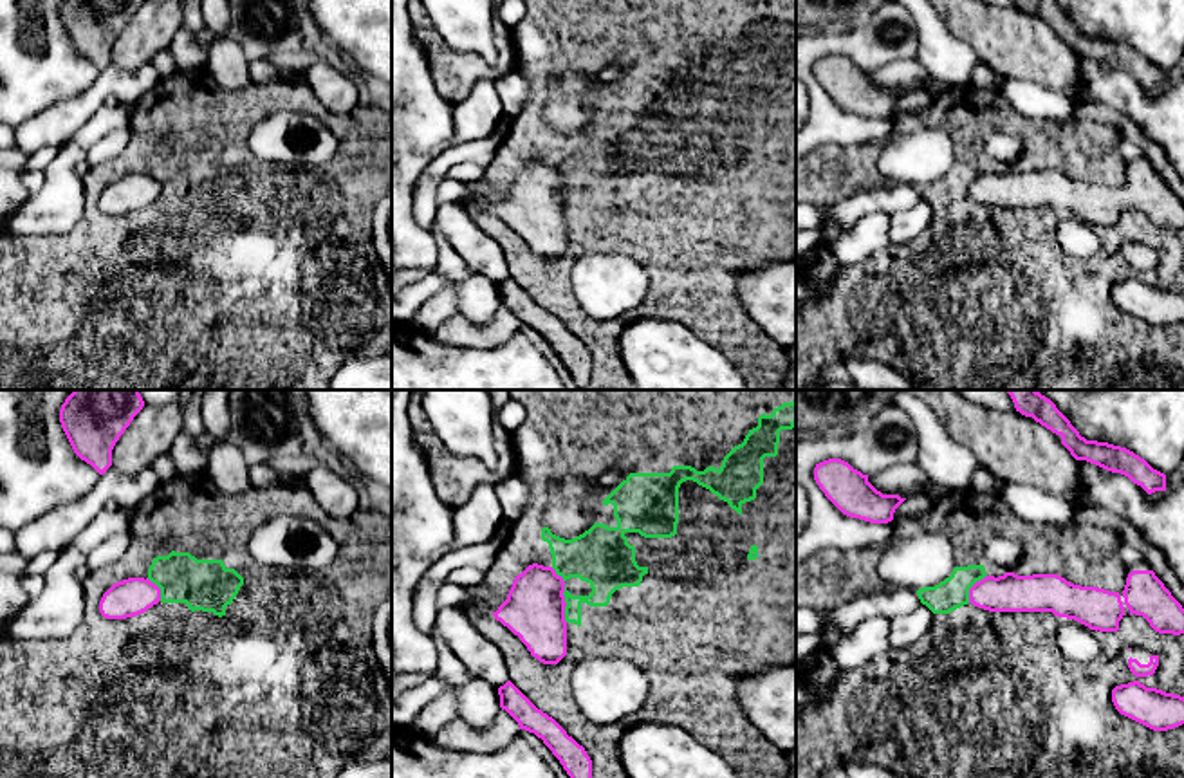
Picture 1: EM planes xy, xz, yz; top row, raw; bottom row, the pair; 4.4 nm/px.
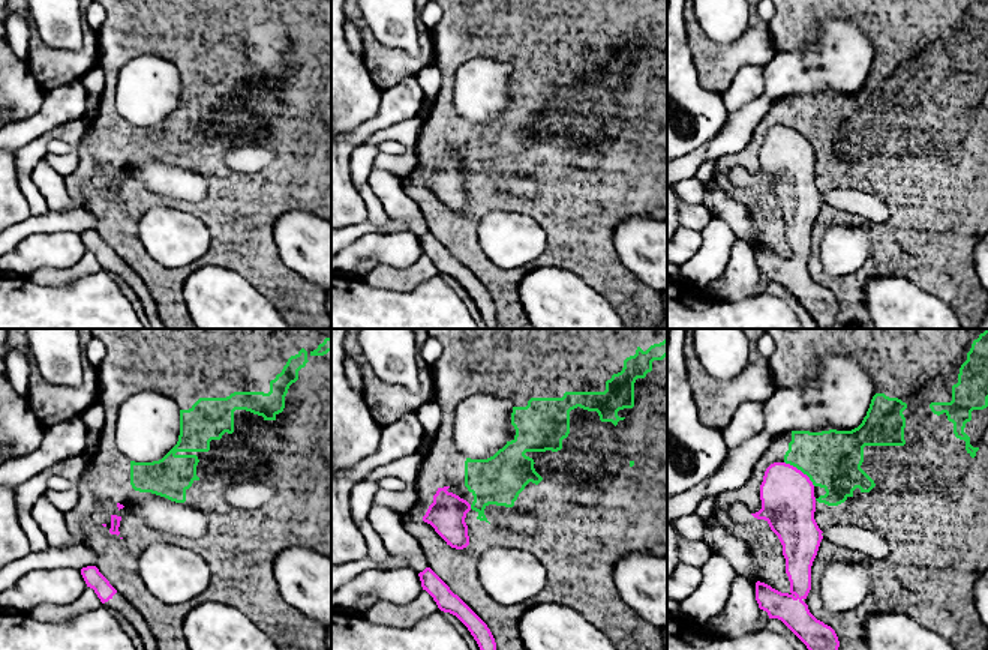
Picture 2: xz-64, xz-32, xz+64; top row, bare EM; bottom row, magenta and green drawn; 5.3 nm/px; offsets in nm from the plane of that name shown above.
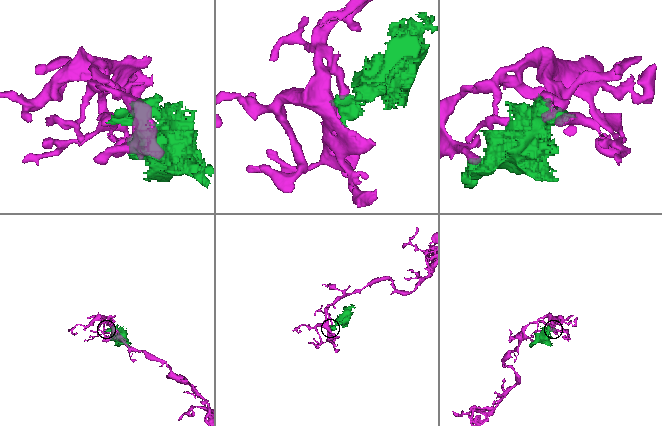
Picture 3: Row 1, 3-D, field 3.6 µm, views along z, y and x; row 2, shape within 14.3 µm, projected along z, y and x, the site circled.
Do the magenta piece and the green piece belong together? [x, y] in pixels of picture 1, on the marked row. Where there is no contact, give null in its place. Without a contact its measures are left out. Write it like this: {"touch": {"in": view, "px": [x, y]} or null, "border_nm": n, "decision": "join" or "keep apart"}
{"touch": {"in": "xz", "px": [565, 603]}, "border_nm": 170, "decision": "keep apart"}

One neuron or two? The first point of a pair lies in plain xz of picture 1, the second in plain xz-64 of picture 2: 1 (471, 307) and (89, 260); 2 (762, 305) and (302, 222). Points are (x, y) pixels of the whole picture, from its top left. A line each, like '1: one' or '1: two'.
1: two
2: one

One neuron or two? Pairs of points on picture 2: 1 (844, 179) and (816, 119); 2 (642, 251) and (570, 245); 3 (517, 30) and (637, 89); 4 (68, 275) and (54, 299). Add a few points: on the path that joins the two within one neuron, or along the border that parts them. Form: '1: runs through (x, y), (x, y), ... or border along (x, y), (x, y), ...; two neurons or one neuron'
1: runs through (838, 164), (831, 153), (829, 134); one neuron
2: border along (625, 216), (613, 231), (613, 246), (639, 276); two neurons
3: runs through (550, 65), (550, 84), (555, 89), (603, 92); one neuron
4: border along (96, 272), (66, 284), (35, 284), (29, 278); two neurons

